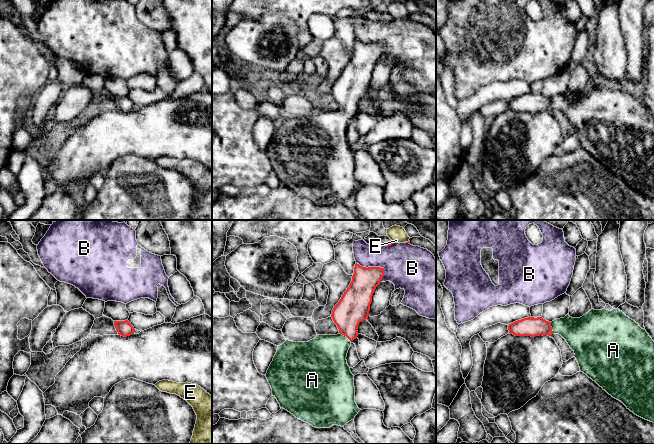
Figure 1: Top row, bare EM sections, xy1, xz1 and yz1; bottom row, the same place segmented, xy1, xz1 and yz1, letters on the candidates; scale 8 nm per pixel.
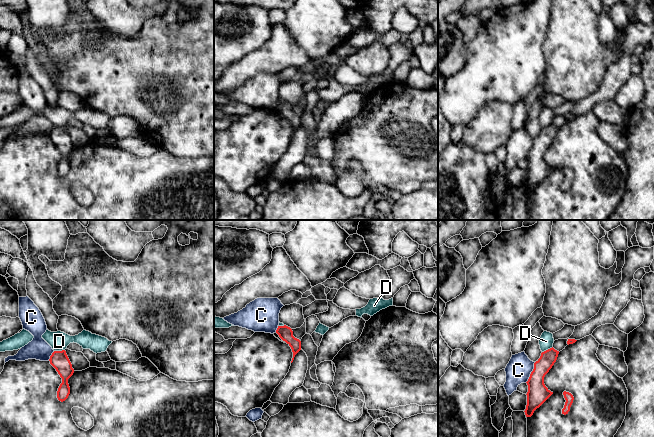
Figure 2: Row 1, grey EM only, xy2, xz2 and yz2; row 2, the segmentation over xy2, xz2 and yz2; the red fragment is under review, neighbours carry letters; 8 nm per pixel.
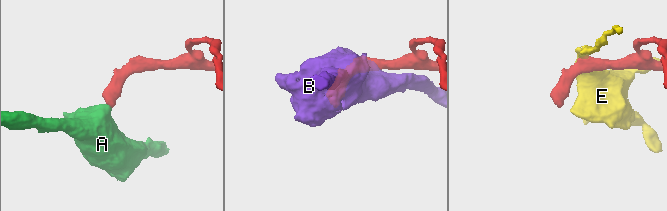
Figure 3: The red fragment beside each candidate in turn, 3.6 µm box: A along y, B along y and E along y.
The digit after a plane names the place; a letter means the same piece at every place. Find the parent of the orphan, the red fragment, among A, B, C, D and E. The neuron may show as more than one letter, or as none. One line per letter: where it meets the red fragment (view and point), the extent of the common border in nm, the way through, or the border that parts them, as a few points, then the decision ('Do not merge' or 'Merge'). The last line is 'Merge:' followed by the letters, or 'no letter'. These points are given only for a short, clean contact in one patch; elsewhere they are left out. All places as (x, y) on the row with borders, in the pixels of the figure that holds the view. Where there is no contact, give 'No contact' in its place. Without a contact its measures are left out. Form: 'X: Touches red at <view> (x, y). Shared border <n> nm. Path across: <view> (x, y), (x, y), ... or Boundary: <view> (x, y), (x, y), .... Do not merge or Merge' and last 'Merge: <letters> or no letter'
A: Touches red at xz1 (345, 335). Shared border 120 nm. Path across: xz1 (354, 306), (347, 314), (345, 335), (324, 358). Merge
B: Touches red at xz1 (376, 267). Shared border 260 nm. Do not merge
C: Touches red at yz2 (531, 372). Shared border 190 nm. Boundary: yz2 (535, 362), (534, 368), (525, 382). Do not merge
D: Touches red at xy2 (59, 351). Shared border 90 nm. Boundary: xy2 (64, 349), (54, 351). Do not merge
E: Touches red at xz1 (408, 241). Shared border 30 nm. Boundary: xz1 (408, 240), (406, 242). Do not merge
Merge: A

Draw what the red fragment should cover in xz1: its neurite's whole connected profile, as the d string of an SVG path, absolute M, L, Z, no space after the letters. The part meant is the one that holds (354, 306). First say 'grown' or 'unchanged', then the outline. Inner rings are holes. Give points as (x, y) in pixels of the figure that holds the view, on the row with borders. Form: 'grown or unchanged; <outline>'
grown; M356 263L352 281L331 314L339 333L317 335L308 342L286 340L278 346L266 378L281 408L315 428L330 428L332 425L343 427L354 420L361 409L355 402L354 375L346 357L351 342L358 336L359 323L369 316L373 293L383 276L384 268L366 268Z

